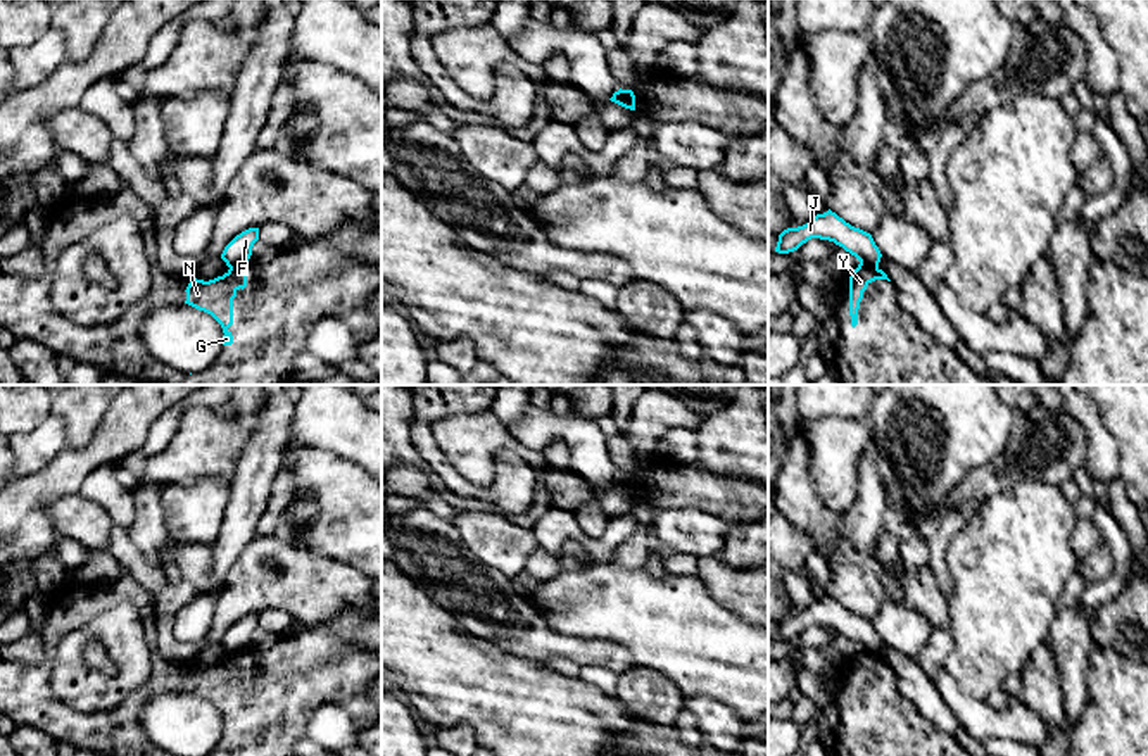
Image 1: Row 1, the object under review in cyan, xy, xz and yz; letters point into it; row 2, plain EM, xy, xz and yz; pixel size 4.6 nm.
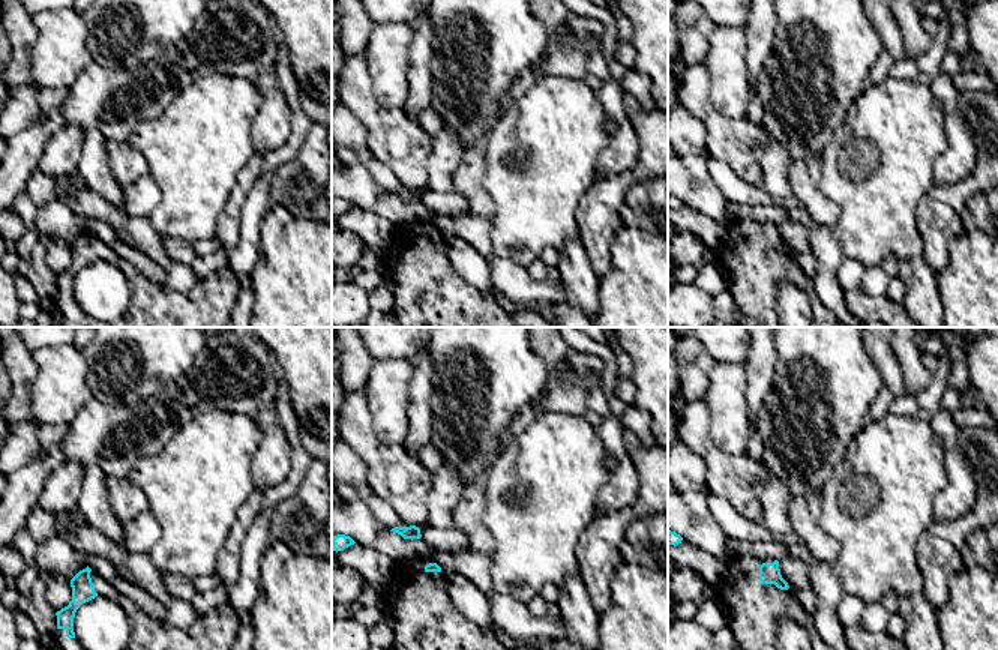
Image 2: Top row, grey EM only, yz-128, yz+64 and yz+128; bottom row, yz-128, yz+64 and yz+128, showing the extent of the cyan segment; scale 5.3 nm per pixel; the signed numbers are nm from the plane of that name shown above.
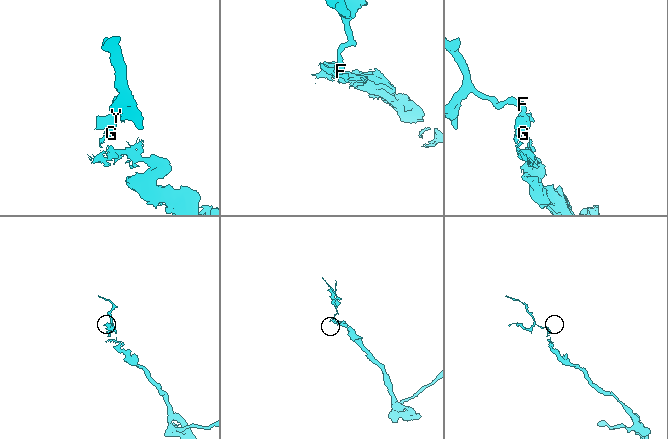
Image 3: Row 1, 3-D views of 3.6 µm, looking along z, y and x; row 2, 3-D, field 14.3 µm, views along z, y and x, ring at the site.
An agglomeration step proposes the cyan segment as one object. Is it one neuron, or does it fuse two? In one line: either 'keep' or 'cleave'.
cleave

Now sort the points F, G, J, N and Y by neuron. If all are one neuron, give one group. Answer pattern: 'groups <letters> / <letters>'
groups F J / G N Y

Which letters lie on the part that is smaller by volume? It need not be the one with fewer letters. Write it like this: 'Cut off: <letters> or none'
Cut off: F, J

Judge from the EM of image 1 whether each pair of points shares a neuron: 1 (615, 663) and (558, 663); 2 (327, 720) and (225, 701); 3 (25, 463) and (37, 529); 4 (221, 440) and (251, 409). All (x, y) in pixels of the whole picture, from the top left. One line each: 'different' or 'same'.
1: different
2: different
3: different
4: different

